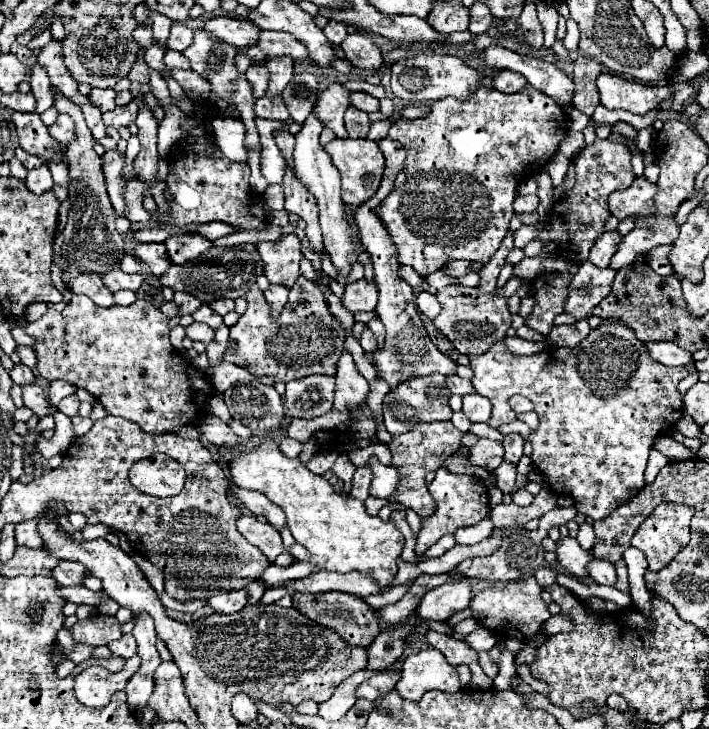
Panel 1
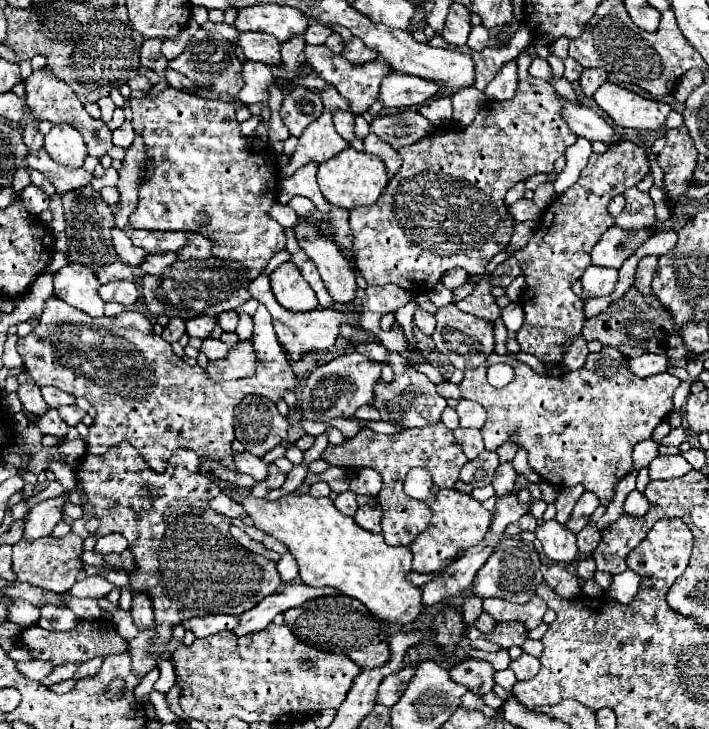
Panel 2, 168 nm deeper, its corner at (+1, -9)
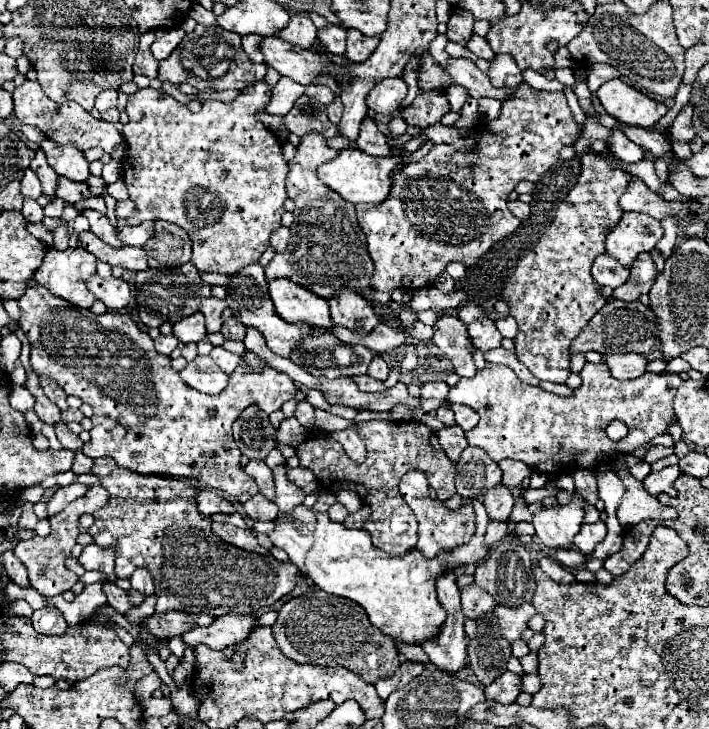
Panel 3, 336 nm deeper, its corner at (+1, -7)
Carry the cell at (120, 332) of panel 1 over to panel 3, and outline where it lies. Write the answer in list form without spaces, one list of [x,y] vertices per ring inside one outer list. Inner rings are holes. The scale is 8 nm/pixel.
[[[39,284],[27,288],[25,294],[23,294],[17,302],[19,302],[19,308],[21,308],[19,326],[21,326],[21,330],[25,332],[25,336],[29,338],[29,342],[31,342],[31,364],[33,364],[33,370],[35,370],[39,376],[49,376],[49,378],[57,380],[57,384],[59,384],[67,394],[79,396],[83,402],[87,402],[87,404],[93,408],[93,416],[91,416],[93,428],[89,430],[91,442],[87,442],[87,444],[83,446],[83,454],[85,454],[85,456],[89,456],[89,458],[93,458],[93,460],[95,460],[95,458],[109,456],[109,458],[113,458],[121,468],[133,470],[133,472],[137,472],[137,474],[157,474],[157,476],[173,476],[173,478],[195,478],[195,480],[203,482],[205,486],[209,486],[209,488],[213,488],[213,490],[221,490],[221,492],[225,492],[225,494],[229,494],[229,496],[239,496],[239,494],[255,496],[255,494],[259,492],[259,488],[257,488],[257,484],[253,482],[253,478],[247,476],[245,470],[241,468],[241,452],[239,452],[239,448],[237,448],[234,441],[232,426],[233,422],[241,416],[241,412],[243,412],[247,406],[251,406],[251,404],[257,404],[259,410],[271,414],[271,412],[279,410],[283,402],[291,400],[291,398],[295,396],[295,384],[293,384],[293,380],[291,380],[287,374],[281,374],[281,372],[277,372],[277,370],[271,370],[267,364],[263,364],[261,374],[257,374],[257,372],[251,370],[249,364],[243,360],[243,366],[237,368],[237,372],[235,372],[233,378],[229,380],[227,388],[225,388],[221,394],[217,394],[217,396],[209,396],[209,394],[203,394],[203,392],[197,392],[197,390],[185,386],[185,382],[179,378],[179,372],[175,372],[175,370],[171,368],[171,364],[169,364],[171,358],[161,356],[161,354],[155,352],[153,340],[149,338],[149,334],[143,332],[143,330],[137,326],[137,322],[133,322],[133,318],[131,318],[129,314],[105,312],[105,314],[97,316],[97,314],[93,314],[91,310],[77,308],[77,306],[69,304],[67,300],[53,296],[45,286],[39,286]]]

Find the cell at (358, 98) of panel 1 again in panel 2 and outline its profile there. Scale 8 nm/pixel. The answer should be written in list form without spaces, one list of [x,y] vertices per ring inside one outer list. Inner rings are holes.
[[[333,86],[321,90],[321,100],[323,100],[323,106],[331,112],[351,112],[351,106],[349,102],[345,102],[345,98],[341,98],[341,94],[337,94],[337,90],[333,90]]]

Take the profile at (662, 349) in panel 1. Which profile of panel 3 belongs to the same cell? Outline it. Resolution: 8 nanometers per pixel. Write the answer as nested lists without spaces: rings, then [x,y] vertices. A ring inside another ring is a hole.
[[[609,354],[605,356],[605,366],[617,380],[639,378],[645,372],[645,356],[641,354]]]

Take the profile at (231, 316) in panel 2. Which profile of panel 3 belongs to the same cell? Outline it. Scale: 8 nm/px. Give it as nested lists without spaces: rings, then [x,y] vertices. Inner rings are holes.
[[[231,316],[231,318],[223,324],[221,334],[223,334],[227,340],[241,340],[241,342],[243,342],[243,338],[245,338],[245,326],[243,326],[239,320],[235,320],[235,316]]]

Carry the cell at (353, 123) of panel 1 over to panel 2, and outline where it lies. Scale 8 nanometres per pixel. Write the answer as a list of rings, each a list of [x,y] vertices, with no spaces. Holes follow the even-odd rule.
[[[333,112],[335,130],[349,142],[355,138],[355,116],[351,112]]]

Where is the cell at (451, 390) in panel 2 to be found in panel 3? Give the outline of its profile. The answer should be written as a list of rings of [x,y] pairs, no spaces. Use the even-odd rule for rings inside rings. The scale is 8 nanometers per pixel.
[[[427,382],[427,384],[421,384],[421,398],[445,400],[447,392],[449,392],[449,386],[445,382]]]

